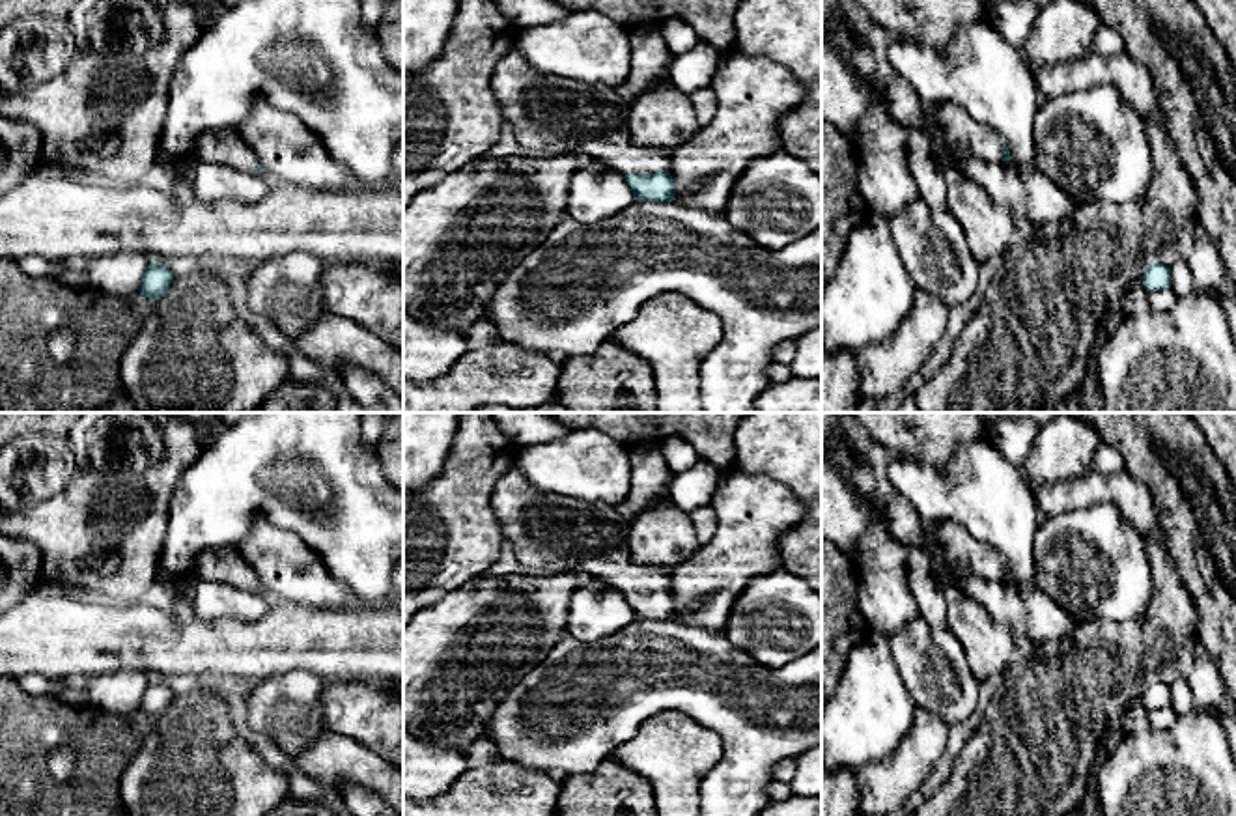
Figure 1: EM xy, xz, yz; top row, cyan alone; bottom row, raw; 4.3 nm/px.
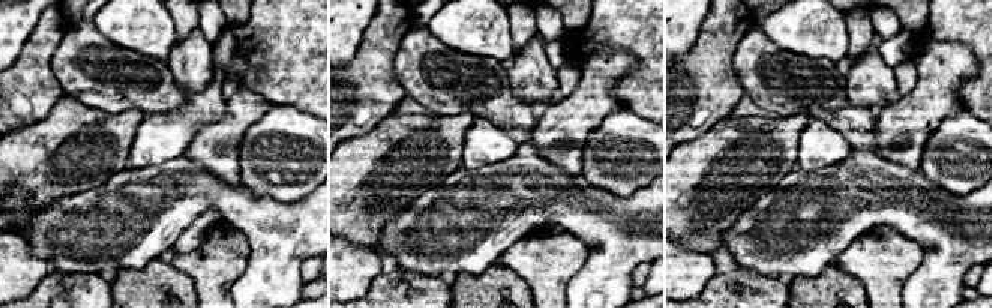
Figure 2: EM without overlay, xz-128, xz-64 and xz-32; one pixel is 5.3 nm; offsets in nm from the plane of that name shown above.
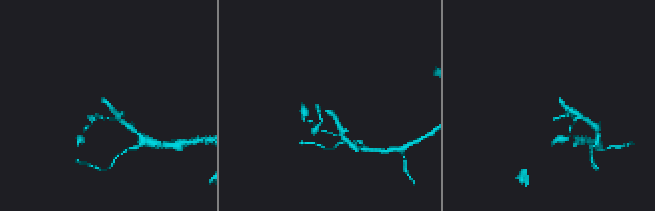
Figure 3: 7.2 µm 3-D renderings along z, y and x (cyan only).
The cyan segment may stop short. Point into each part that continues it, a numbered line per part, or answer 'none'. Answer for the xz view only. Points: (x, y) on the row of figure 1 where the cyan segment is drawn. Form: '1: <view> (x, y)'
1: xz (547, 114)

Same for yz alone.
1: yz (951, 126)

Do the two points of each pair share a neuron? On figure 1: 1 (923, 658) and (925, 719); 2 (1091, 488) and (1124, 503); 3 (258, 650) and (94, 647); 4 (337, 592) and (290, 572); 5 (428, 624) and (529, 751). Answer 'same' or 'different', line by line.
1: different
2: same
3: same
4: same
5: different

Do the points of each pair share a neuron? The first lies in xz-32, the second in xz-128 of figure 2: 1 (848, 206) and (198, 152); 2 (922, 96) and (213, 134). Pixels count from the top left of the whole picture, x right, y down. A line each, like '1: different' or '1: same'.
1: different
2: same

